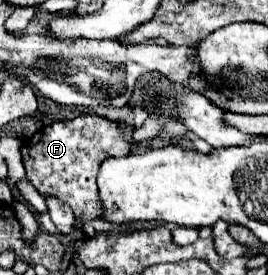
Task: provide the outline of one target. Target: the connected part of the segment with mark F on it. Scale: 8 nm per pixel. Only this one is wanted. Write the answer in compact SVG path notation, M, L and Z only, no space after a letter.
M88 108L76 118L56 120L44 126L40 132L22 142L22 162L26 168L26 178L44 192L60 196L76 216L76 220L100 220L104 218L104 206L98 198L96 174L100 164L108 156L126 156L130 142L124 138L124 132L118 122L110 120L104 108Z

